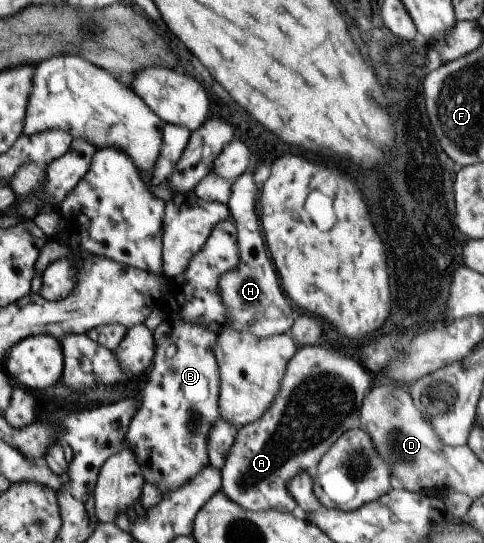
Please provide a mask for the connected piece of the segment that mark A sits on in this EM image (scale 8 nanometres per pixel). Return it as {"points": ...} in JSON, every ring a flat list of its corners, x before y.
{"points":[[319,345,298,347,291,360,287,362,285,374,279,384,279,392,275,393,271,406,261,414,259,420,253,420,237,429,235,442,229,448,221,476,221,492,243,510,264,511,275,510,283,514,298,513,295,500,287,492,289,480,299,472,312,472,319,459,327,449,346,430,356,428,359,424,359,408,365,393,373,380,372,375,364,366,359,366,351,357,337,354,337,351,321,348]]}

